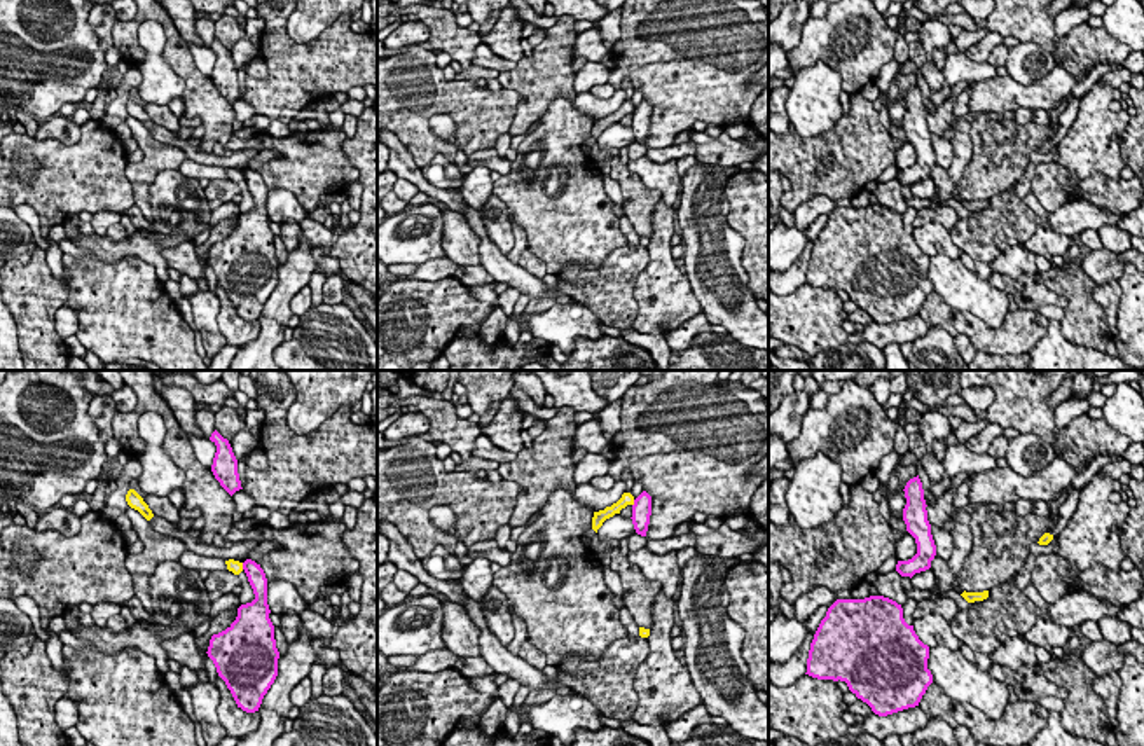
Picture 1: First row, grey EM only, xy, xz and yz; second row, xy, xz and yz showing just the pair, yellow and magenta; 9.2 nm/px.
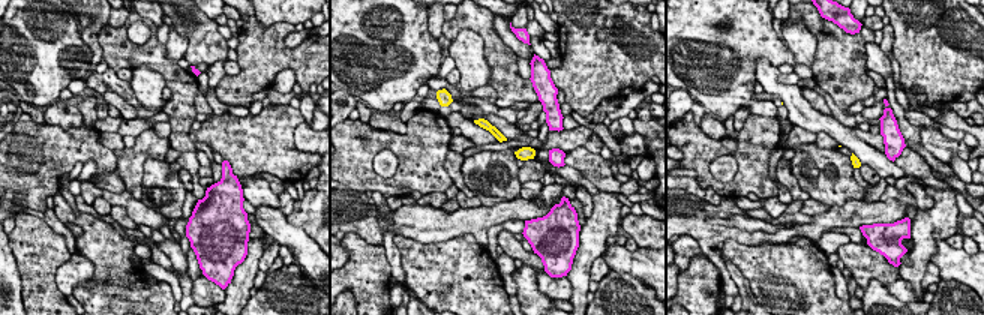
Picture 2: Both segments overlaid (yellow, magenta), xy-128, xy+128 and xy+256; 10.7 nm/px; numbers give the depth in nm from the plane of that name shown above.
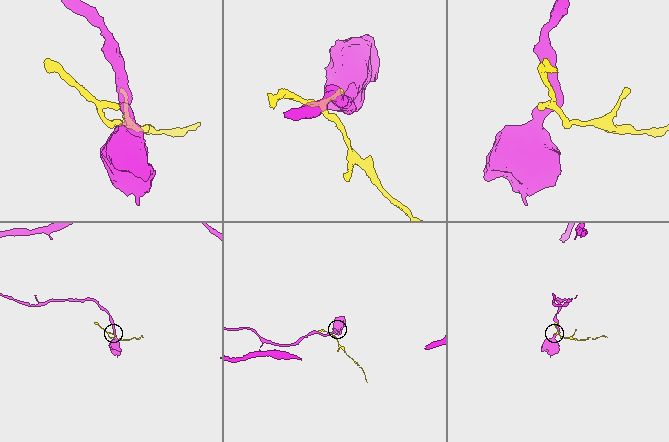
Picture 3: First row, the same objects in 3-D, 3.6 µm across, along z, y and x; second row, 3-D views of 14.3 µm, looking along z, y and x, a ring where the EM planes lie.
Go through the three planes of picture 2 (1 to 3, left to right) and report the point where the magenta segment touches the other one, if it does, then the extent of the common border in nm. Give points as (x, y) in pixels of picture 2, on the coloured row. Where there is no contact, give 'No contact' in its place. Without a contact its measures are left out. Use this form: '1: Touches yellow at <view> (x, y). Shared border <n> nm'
1: No contact
2: No contact
3: No contact

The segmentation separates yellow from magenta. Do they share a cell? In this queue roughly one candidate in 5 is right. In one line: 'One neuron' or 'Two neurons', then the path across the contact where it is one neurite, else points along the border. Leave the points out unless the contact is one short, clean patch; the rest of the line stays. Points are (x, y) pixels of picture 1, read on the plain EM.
Two neurons. Boundary: xy (241, 172), (243, 177)

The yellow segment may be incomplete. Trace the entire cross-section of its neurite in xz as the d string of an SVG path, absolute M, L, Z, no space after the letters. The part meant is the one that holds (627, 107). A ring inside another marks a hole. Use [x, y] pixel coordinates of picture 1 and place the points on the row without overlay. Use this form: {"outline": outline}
{"outline": "M624 101L622 107L611 115L594 121L592 138L597 142L597 138L603 135L606 128L613 126L615 122L620 122L620 119L625 117L627 114L634 114L634 105L631 101Z"}

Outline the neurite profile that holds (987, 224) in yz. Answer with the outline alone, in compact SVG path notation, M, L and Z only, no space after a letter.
M1004 190L980 215L959 220L950 239L973 260L992 264L1008 245L1025 245L1036 229L1036 213L1013 190Z

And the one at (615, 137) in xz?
M615 122L603 131L596 143L599 150L610 152L611 149L624 149L632 142L636 142L632 128Z

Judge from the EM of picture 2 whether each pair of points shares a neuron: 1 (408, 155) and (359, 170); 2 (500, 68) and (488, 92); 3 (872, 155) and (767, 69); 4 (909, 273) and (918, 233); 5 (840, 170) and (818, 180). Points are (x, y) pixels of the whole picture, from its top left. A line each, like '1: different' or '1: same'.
1: same
2: different
3: same
4: same
5: same

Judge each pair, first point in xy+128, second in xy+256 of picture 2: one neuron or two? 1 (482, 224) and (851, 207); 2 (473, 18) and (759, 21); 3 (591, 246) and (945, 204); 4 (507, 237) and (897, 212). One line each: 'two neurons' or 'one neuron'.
1: one neuron
2: two neurons
3: one neuron
4: two neurons

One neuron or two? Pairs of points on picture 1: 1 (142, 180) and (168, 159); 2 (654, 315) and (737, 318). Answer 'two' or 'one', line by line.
1: one
2: two

